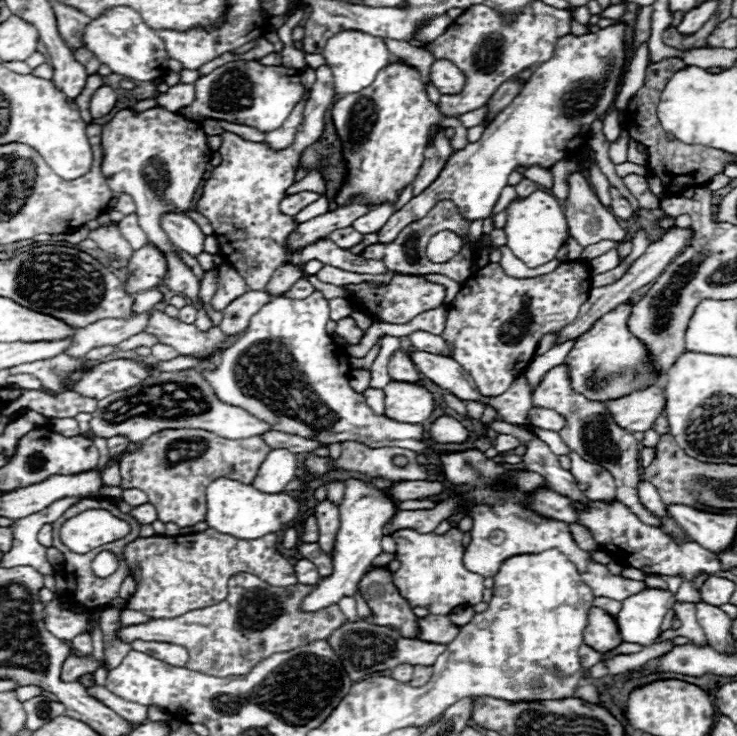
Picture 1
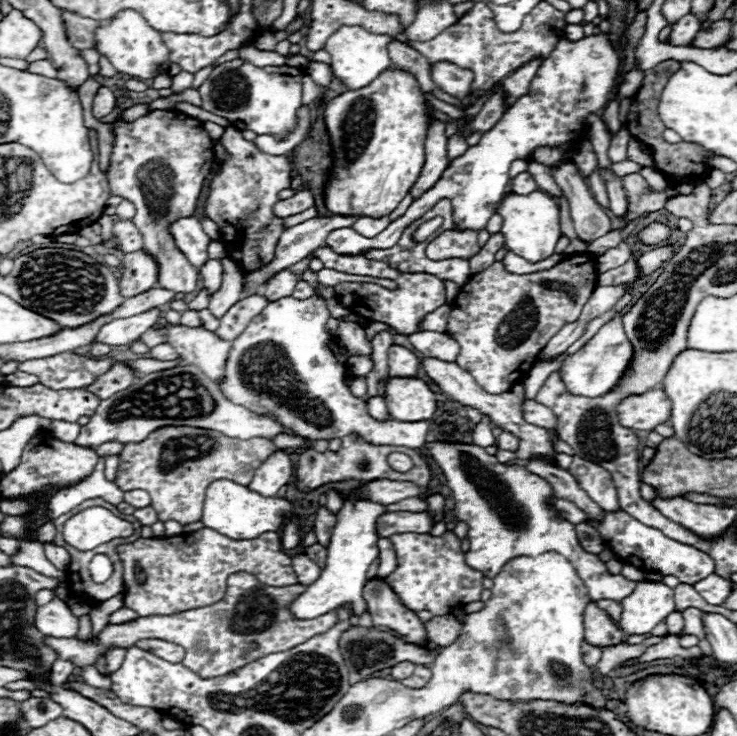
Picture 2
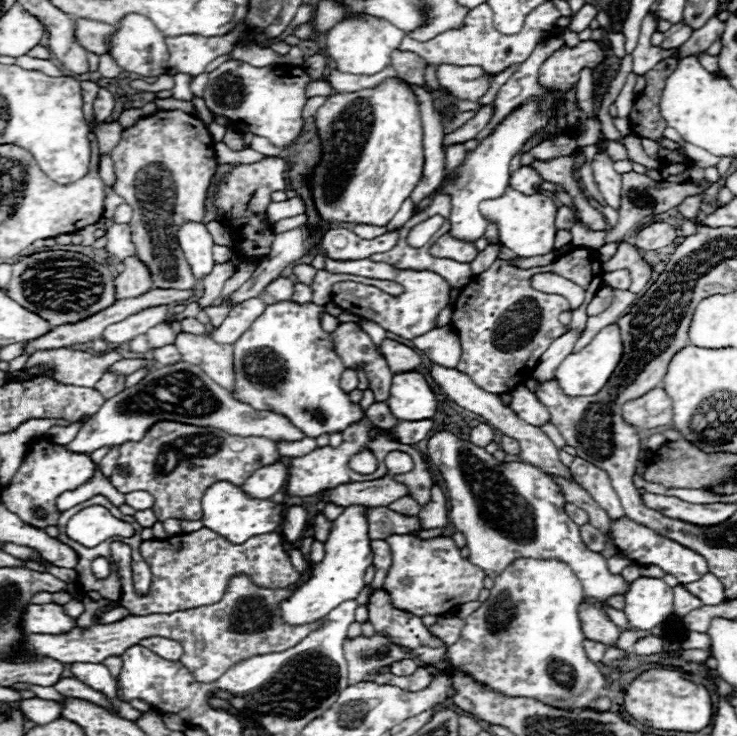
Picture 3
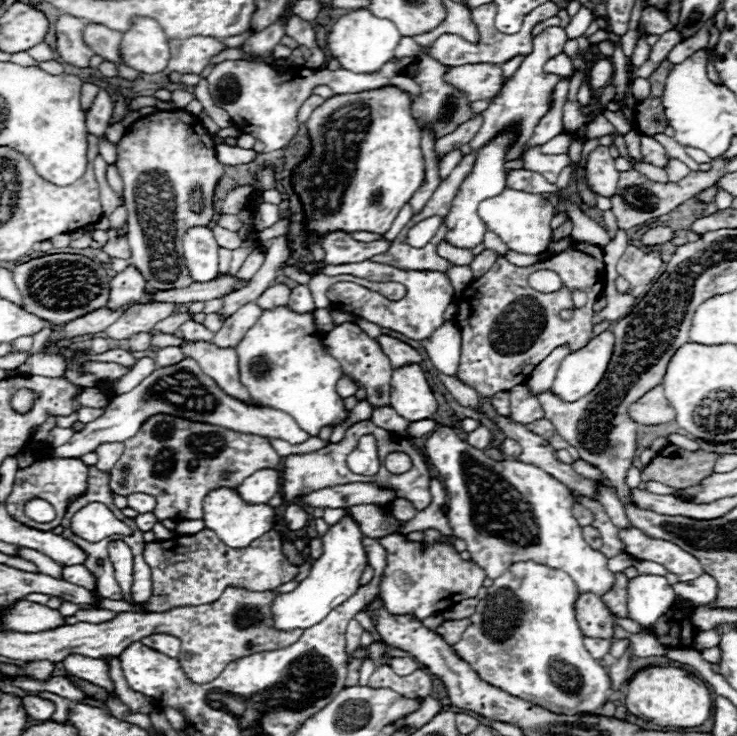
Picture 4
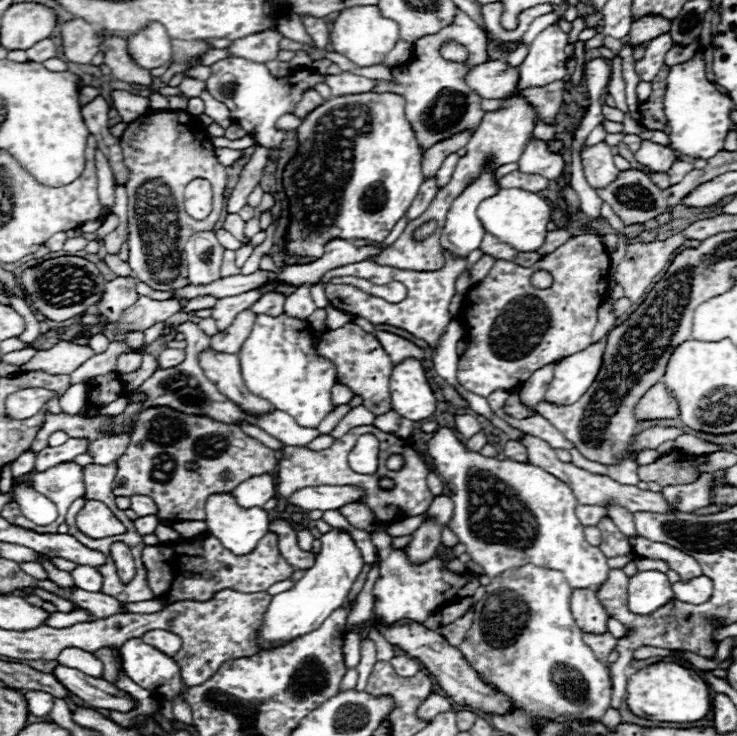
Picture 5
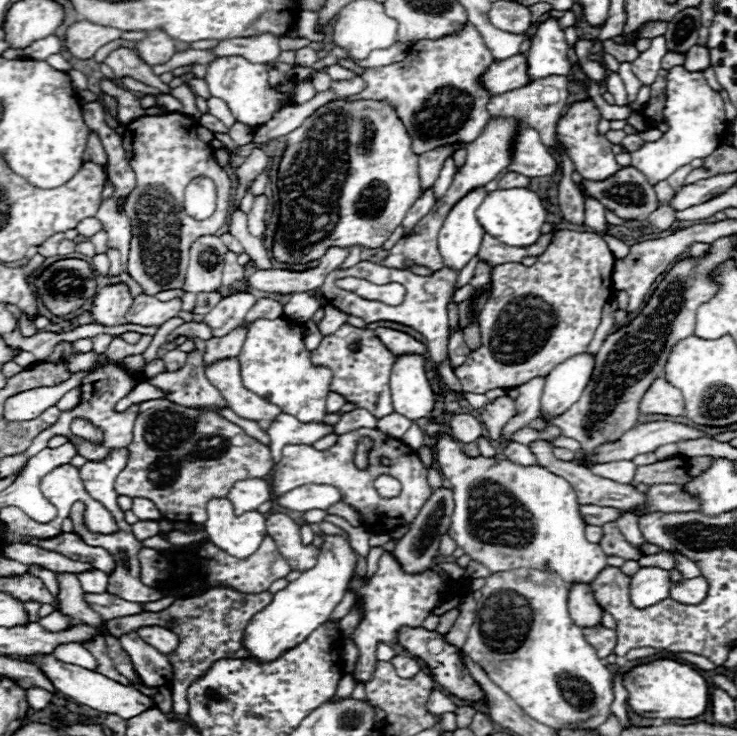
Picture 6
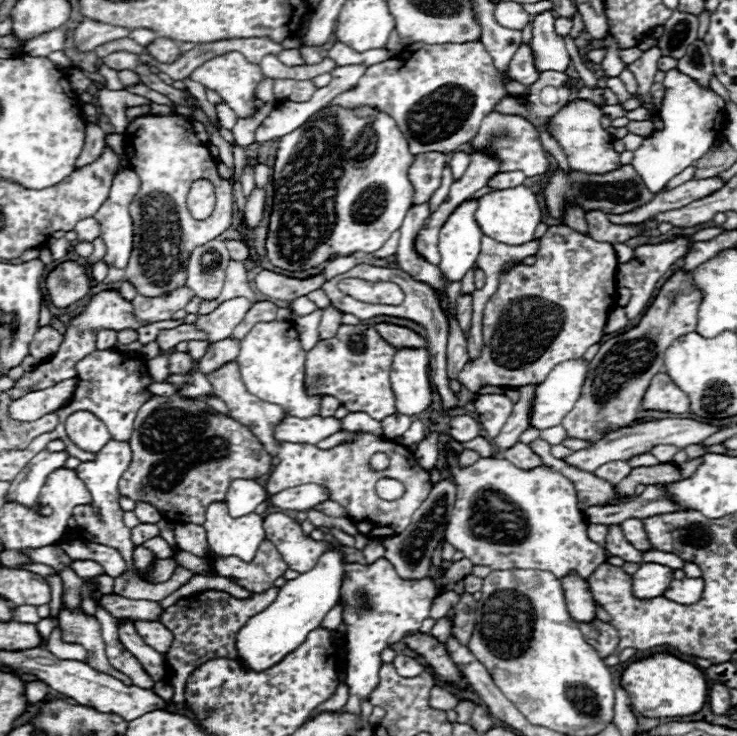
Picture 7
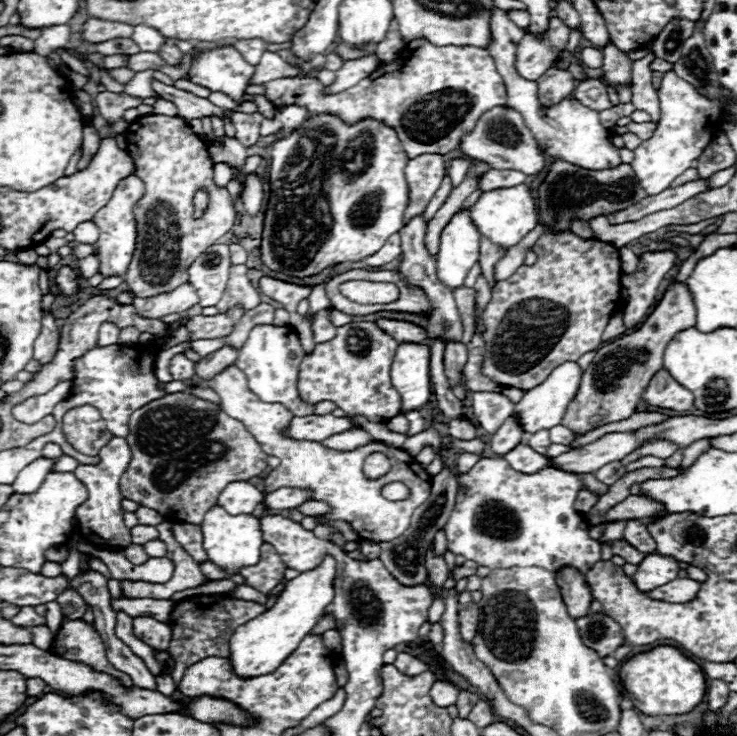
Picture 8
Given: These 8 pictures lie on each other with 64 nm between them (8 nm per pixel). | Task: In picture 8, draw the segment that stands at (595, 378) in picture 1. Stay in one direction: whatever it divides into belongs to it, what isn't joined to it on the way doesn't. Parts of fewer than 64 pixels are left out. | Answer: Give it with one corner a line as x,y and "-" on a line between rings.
564,362
558,368
554,368
548,376
548,380
544,380
544,384
528,390
522,400
514,406
514,412
520,416
520,422
524,426
526,432
534,434
538,430
548,430
552,426
558,426
566,414
568,404
574,400
574,396
578,394
580,388
580,380
582,380
582,370
576,362

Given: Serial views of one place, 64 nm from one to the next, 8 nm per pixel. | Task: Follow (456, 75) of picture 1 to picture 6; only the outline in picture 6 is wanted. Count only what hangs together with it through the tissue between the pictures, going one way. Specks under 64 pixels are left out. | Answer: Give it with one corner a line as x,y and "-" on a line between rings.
512,56
508,60
498,60
488,66
484,76
480,76
480,84
490,96
498,96
510,92
514,88
522,88
528,84
526,74
526,56

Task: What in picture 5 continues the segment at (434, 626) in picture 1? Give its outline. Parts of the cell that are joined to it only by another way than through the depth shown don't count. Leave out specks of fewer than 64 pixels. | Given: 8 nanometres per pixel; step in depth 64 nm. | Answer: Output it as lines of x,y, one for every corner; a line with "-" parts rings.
470,610
466,616
458,618
456,622
452,622
452,624
448,624
448,626
440,626
438,632
446,638
448,644
458,646
458,644
464,640
464,636
466,636
470,624
472,624
472,610

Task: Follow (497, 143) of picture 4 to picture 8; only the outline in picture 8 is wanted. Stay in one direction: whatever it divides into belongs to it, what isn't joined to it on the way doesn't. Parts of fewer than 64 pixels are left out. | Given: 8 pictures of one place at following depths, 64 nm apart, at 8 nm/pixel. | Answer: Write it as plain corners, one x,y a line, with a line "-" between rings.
470,210
456,212
440,234
440,250
436,256
438,278
448,288
460,288
468,270
478,262
480,232
470,220

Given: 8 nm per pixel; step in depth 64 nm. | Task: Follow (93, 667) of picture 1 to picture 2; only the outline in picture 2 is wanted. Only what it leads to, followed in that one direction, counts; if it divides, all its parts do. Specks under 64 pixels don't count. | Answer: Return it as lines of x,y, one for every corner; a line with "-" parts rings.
58,660
52,668
52,684
66,684
76,666
70,660

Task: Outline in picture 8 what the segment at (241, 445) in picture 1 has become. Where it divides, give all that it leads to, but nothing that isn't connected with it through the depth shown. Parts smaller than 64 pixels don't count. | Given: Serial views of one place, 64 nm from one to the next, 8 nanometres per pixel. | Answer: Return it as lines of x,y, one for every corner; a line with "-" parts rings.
188,392
162,396
136,410
132,414
130,434
126,436
126,442
132,450
132,462
120,478
122,496
152,508
162,516
170,514
170,522
202,524
204,514
218,502
220,492
230,482
250,480
268,468
268,454
264,454
264,450
244,424
230,418
226,412
222,412
222,408
214,406
212,402
196,398

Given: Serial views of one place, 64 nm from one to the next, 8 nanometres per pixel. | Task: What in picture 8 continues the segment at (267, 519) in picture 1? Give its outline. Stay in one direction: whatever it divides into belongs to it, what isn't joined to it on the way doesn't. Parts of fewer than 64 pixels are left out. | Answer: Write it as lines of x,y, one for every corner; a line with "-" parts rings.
212,506
206,512
204,524
204,550
208,554
208,560
212,560
216,566
226,568
228,574
236,574
242,566
252,566
260,558
260,546
262,546
262,532
260,532
260,518
248,514
248,516
230,516
222,506

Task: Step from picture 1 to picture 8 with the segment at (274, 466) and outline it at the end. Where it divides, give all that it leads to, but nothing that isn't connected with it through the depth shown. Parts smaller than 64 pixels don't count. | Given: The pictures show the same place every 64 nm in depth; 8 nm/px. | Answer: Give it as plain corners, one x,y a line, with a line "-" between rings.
240,480
232,482
224,488
224,492
218,498
218,506
222,506
228,514
252,514
254,508
264,500
264,492
258,490
254,484

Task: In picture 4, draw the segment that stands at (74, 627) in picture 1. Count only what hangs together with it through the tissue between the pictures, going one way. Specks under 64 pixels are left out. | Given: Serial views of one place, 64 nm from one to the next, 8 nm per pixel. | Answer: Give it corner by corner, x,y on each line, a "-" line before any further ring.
22,600
4,614
4,626
14,632
44,632
66,626
66,622
58,610

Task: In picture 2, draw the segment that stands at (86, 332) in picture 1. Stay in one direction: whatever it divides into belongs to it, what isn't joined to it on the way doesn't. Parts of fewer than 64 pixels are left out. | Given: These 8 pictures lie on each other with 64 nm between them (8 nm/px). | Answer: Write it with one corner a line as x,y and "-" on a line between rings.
154,308
152,312
142,312
140,316
110,320
98,330
94,342
108,344
108,346
124,346
124,344
136,340
140,334
144,334
150,326
154,326
154,322
160,314
162,312
158,308

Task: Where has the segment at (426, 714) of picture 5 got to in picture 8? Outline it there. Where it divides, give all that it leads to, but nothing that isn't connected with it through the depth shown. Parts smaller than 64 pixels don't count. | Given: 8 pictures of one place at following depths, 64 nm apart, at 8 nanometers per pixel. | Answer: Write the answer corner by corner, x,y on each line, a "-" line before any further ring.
436,680
430,688
430,698
436,706
442,706
442,708
448,708
448,706
454,706
456,704
456,698
458,698
458,690
452,682
448,680

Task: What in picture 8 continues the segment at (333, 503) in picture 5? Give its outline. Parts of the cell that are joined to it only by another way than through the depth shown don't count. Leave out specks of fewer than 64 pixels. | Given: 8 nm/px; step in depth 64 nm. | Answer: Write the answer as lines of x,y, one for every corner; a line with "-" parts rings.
280,488
264,496
266,508
272,508
272,510
292,510
302,506
308,500
312,500
312,492
300,490
300,488

